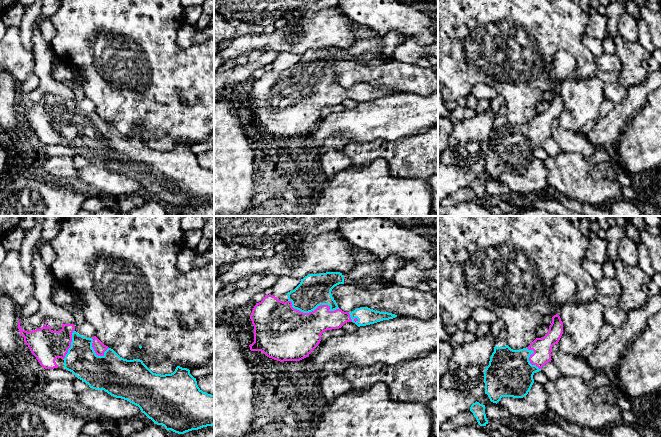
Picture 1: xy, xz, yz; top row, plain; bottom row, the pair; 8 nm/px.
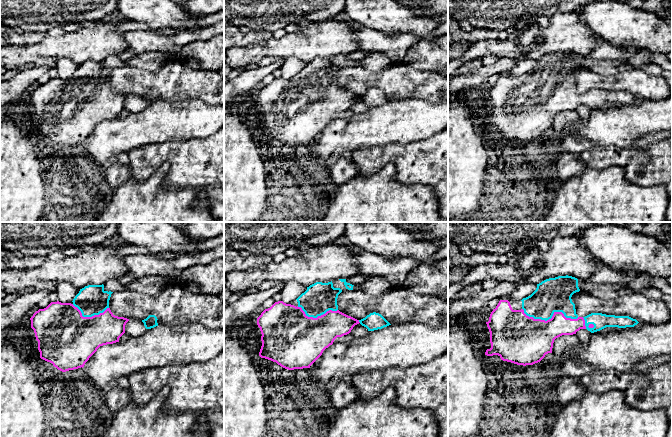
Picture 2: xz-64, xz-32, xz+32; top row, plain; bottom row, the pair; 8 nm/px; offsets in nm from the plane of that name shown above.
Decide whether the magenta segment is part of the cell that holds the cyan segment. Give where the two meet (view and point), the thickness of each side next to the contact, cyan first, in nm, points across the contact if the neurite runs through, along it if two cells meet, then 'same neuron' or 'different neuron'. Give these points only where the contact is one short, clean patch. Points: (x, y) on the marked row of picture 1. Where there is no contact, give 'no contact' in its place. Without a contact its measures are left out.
contact xz (313, 310); calibres 260 and 380 nm; same neuron

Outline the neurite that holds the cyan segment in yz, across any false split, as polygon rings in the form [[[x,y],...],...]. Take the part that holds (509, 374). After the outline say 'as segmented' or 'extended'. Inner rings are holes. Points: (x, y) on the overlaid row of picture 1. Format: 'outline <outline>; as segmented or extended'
outline [[[556,314],[548,333],[528,347],[513,350],[508,345],[495,346],[484,370],[485,394],[490,401],[497,404],[502,397],[525,397],[534,383],[533,375],[551,362],[552,347],[558,344],[562,334],[563,323]]]; extended

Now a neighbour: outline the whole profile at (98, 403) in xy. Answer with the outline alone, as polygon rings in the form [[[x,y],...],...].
[[[92,388],[79,392],[74,406],[107,423],[134,419],[141,413],[140,408],[129,401]]]

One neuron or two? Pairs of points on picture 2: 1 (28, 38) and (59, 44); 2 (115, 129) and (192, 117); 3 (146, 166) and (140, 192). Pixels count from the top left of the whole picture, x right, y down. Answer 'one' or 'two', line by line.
1: two
2: one
3: two

